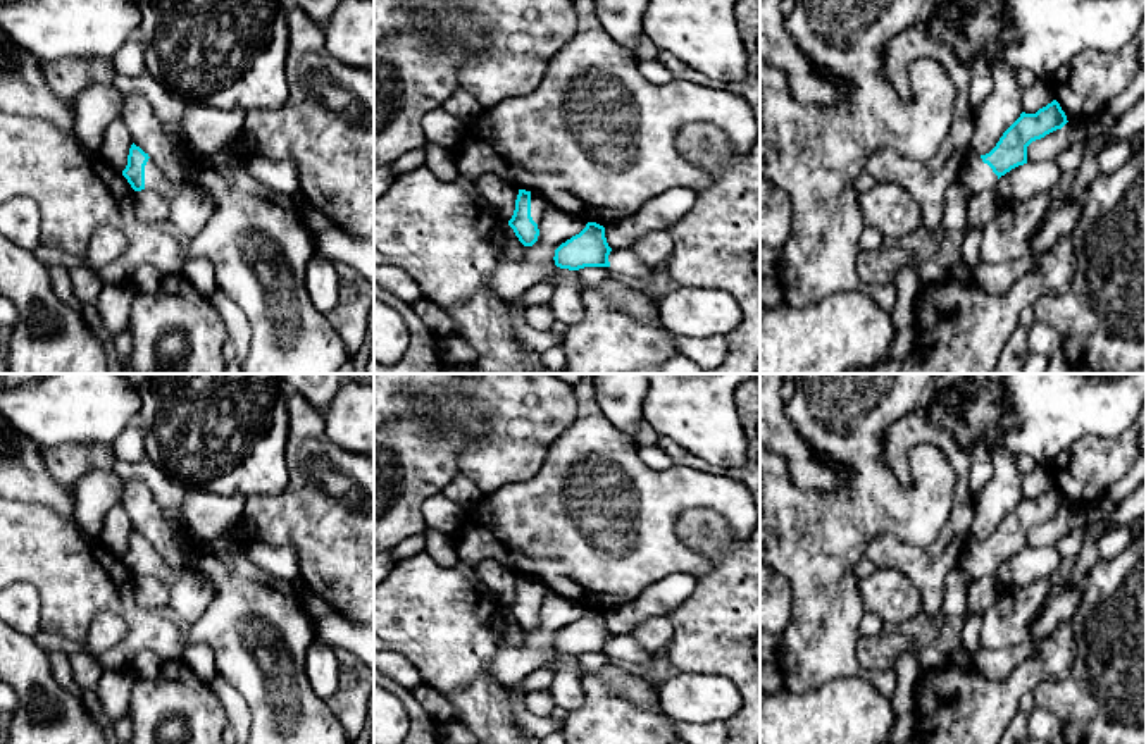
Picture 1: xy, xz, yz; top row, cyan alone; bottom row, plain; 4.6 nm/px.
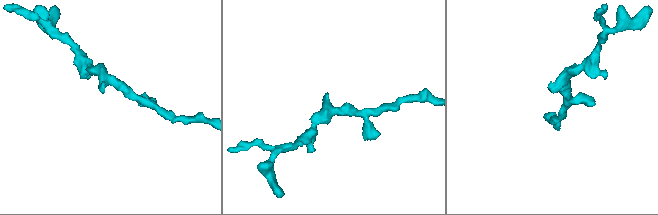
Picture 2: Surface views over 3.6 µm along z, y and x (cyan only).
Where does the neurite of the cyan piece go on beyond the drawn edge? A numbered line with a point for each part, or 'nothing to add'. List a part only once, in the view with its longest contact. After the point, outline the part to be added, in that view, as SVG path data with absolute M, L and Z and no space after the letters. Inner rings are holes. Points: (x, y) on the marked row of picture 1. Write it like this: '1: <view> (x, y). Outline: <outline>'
1: xz (538, 204). Outline: M531 191L531 217L536 224L541 222L550 202L536 191Z

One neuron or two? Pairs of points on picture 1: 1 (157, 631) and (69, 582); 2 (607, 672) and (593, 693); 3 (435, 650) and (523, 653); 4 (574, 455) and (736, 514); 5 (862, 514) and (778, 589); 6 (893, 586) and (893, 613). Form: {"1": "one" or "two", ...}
{"1": "one", "2": "two", "3": "two", "4": "one", "5": "two", "6": "one"}

